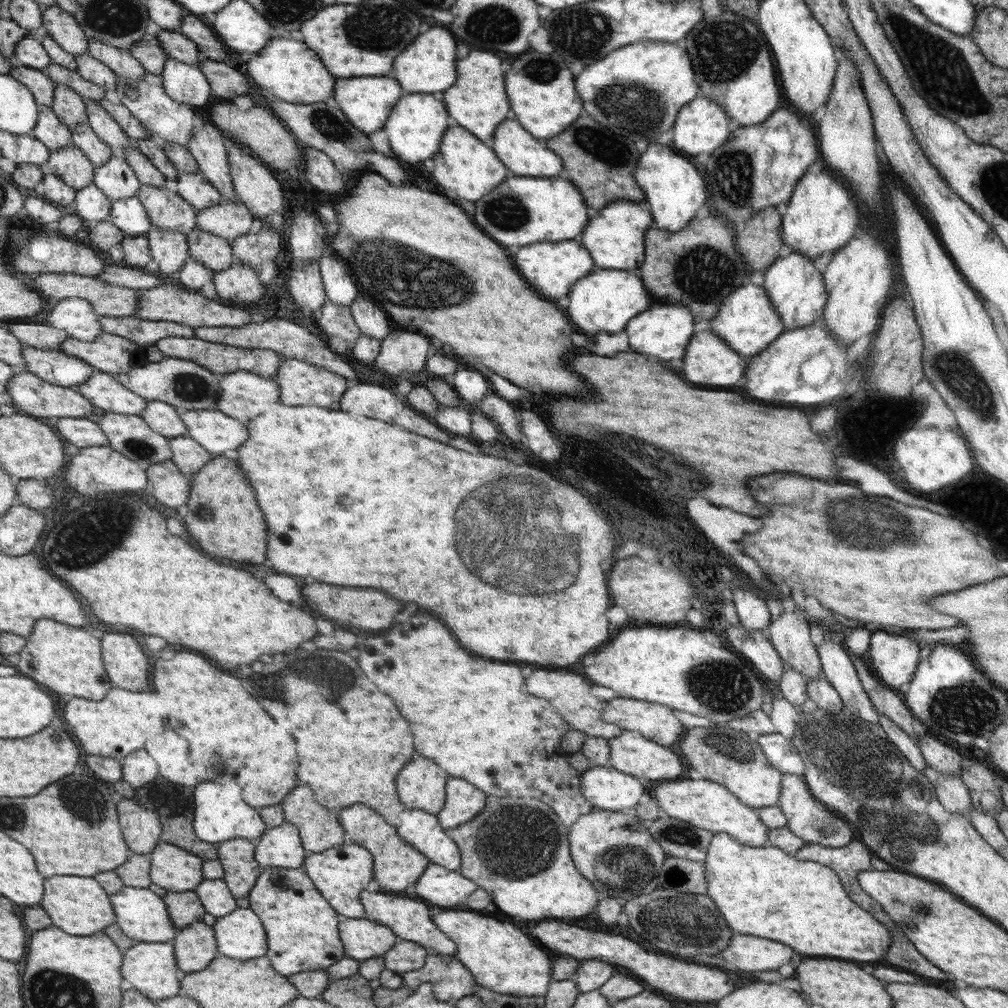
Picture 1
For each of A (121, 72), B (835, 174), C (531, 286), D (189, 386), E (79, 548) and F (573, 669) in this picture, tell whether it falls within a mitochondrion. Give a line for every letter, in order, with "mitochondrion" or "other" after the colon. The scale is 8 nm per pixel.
A: other
B: other
C: other
D: mitochondrion
E: mitochondrion
F: other

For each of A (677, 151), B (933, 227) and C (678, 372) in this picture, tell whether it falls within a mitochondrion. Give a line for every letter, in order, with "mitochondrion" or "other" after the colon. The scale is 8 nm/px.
A: other
B: other
C: other

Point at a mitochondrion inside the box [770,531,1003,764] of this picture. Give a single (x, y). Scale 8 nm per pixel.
(948, 713)

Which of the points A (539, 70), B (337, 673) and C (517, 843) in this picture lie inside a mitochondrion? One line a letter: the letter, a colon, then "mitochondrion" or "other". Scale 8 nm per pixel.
A: mitochondrion
B: mitochondrion
C: mitochondrion

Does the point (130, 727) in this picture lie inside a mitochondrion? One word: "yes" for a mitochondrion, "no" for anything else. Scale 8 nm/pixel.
no

